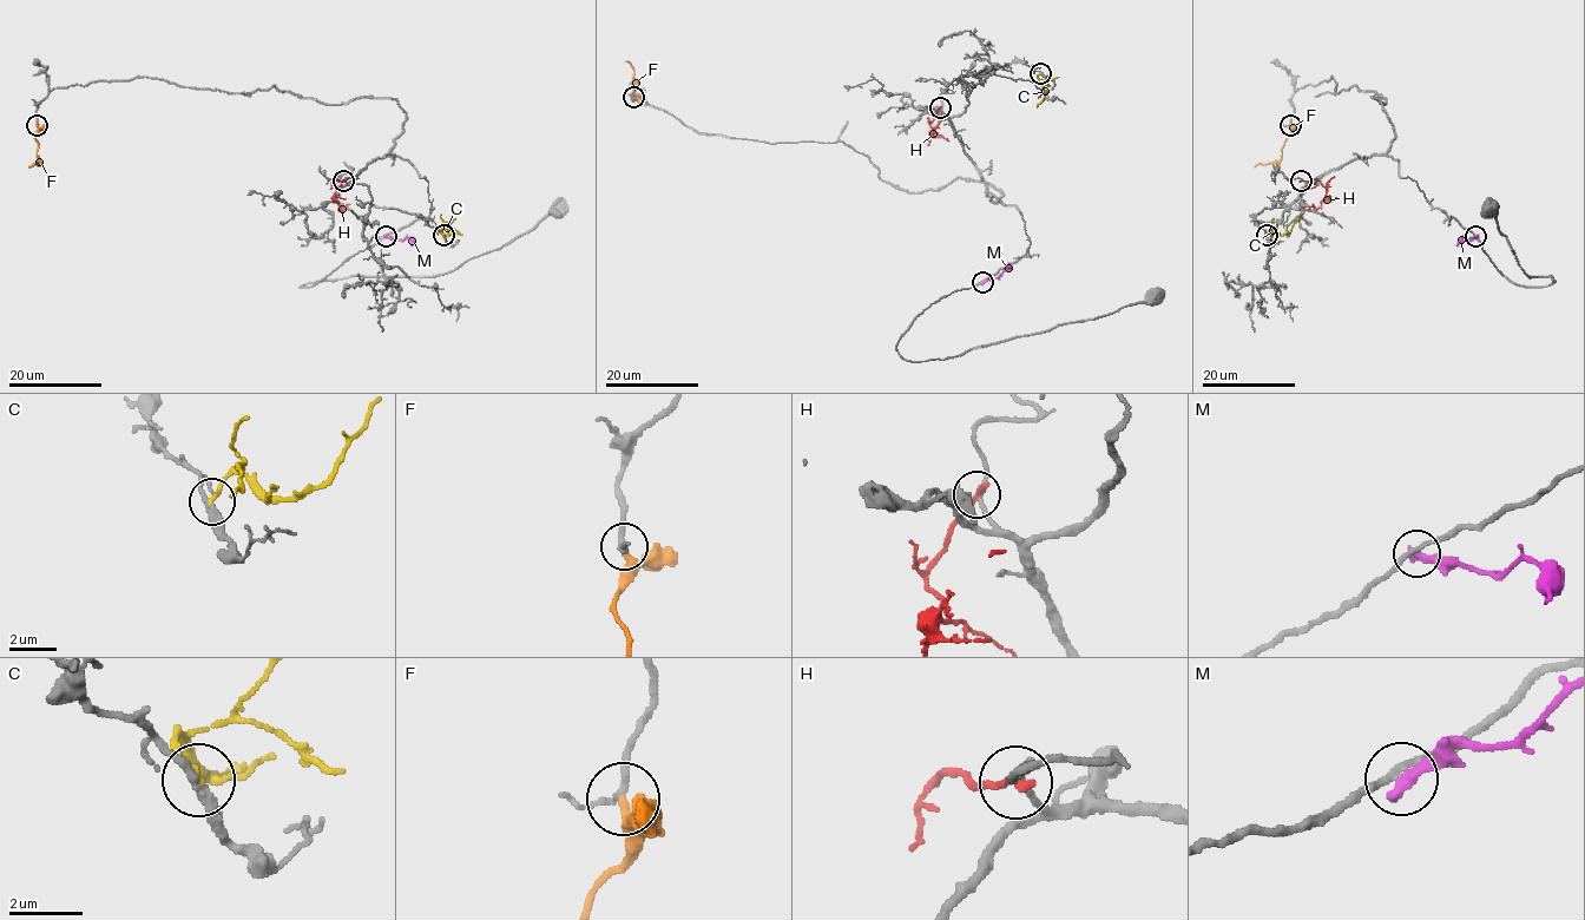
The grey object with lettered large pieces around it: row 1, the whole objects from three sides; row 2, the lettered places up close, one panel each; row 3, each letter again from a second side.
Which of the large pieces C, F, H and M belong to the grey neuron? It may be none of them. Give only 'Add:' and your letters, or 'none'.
Add: F

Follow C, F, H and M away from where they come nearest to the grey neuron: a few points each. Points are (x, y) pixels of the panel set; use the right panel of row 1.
C: (1267, 235), (1274, 230), (1286, 234), (1301, 215)
F: (1290, 125), (1281, 159), (1254, 166)
H: (1302, 181), (1317, 181), (1326, 189), (1326, 197), (1316, 209), (1304, 210)
M: (1475, 235), (1470, 240), (1462, 237), (1457, 244)

